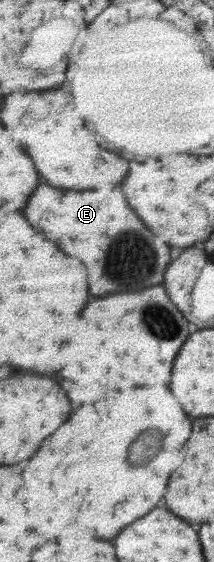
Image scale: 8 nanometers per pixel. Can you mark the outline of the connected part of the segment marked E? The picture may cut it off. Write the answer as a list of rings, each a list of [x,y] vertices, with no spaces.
[[[43,182],[31,196],[25,216],[29,216],[33,228],[45,232],[45,236],[61,244],[65,252],[85,260],[89,268],[89,286],[95,296],[105,296],[109,292],[139,292],[165,282],[163,278],[173,260],[173,250],[161,236],[151,234],[141,218],[137,222],[137,214],[127,204],[121,188],[81,192],[81,188],[55,188]]]

